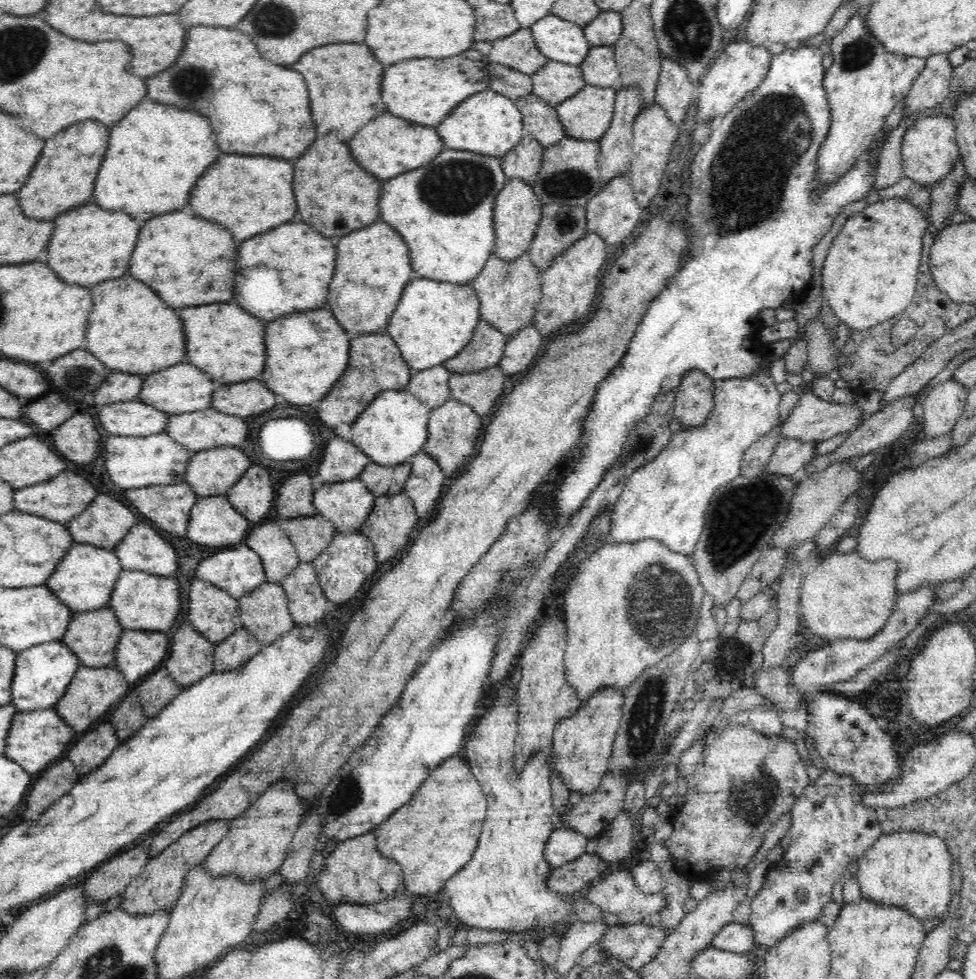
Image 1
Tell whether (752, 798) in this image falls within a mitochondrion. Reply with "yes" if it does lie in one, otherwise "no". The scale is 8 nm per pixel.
yes

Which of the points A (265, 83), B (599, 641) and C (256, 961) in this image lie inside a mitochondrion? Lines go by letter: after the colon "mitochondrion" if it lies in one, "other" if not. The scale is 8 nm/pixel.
A: other
B: other
C: other

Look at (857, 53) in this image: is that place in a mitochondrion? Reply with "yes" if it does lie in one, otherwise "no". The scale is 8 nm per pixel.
yes

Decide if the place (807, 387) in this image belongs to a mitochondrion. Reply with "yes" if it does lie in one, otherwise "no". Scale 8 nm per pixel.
no

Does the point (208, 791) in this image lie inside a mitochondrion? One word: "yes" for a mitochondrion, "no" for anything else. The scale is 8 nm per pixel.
no

